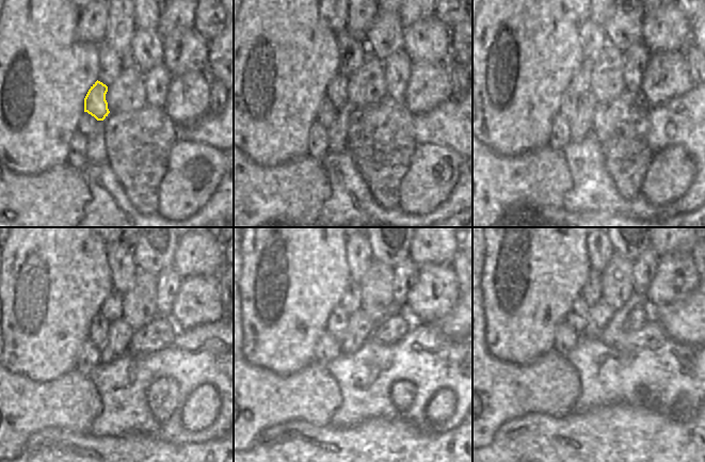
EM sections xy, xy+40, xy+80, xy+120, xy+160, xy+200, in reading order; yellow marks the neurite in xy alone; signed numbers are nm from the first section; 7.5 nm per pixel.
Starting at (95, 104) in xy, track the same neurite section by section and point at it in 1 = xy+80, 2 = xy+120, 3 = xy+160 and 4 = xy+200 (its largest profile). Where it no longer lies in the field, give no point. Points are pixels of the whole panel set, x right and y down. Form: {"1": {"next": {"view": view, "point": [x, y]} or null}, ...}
{"1": {"next": {"view": "xy+80", "point": [578, 84]}}, "2": {"next": {"view": "xy+120", "point": [111, 307]}}, "3": {"next": {"view": "xy+160", "point": [351, 301]}}, "4": {"next": {"view": "xy+200", "point": [591, 292]}}}

